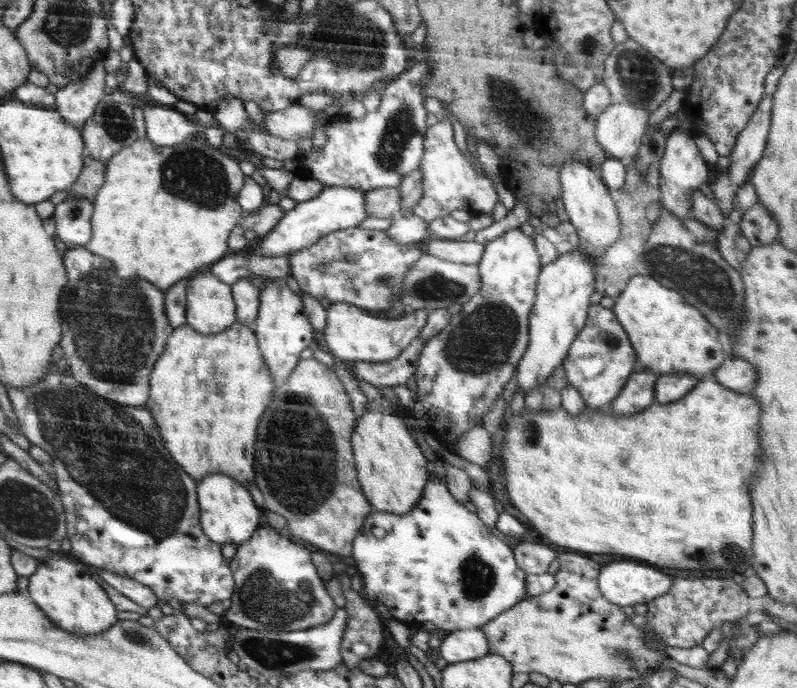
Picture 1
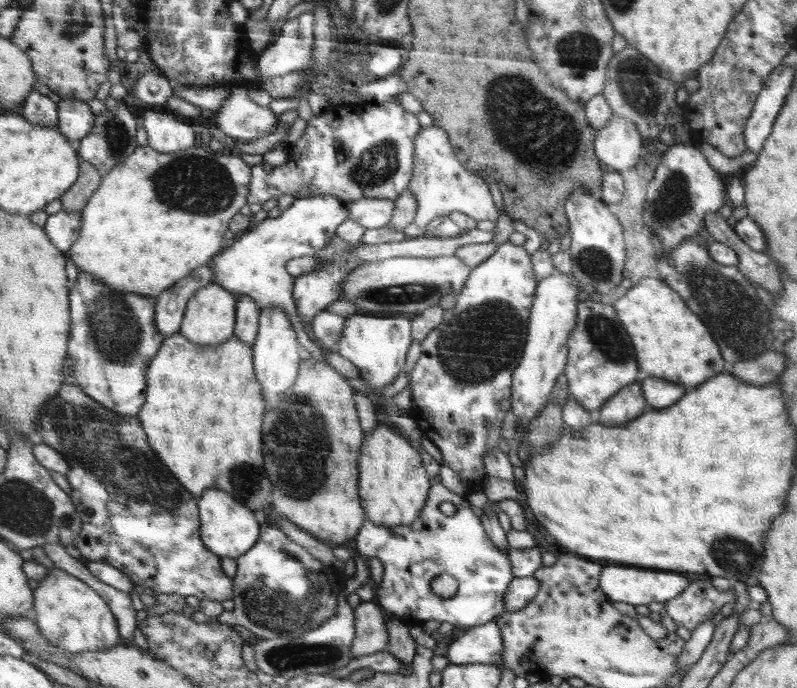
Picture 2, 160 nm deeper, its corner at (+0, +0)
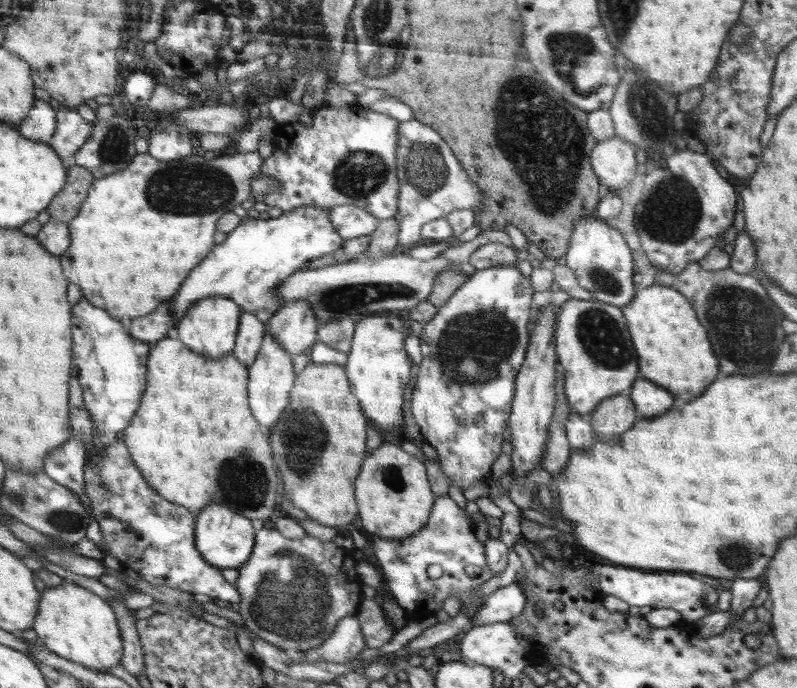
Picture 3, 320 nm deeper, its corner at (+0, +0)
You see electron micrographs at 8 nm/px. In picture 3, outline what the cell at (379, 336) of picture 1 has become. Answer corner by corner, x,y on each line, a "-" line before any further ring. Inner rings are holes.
376,314
357,320
355,332
352,338
350,352
347,354
345,371
349,374
349,380
353,387
353,393
361,402
362,410
368,415
372,426
376,429
392,430
400,426
402,422
402,404
404,404
404,386
408,384
410,376
410,362
408,354
404,350
404,334
408,332
408,326
402,324
400,318

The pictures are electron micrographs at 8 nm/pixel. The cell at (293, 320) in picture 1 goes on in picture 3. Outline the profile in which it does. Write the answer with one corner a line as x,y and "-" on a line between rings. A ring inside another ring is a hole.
265,331
254,365
249,367
249,378
250,406
254,406
254,414
258,414
258,422
261,423
263,432
270,432
270,428
274,428
281,418
282,410
288,405
288,392
294,384
294,370
290,354
268,331

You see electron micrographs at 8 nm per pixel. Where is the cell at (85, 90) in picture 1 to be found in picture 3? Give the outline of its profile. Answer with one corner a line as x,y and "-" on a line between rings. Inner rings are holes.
61,107
57,112
57,130
49,144
62,161
71,165
74,156
93,134
95,123
86,121
76,108

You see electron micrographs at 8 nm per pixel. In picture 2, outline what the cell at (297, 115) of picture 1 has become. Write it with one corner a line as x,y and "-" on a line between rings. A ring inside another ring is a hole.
239,86
231,90
215,115
216,126
224,134
239,142
248,142
268,136
278,124
278,115
269,107
260,107
248,97
248,88

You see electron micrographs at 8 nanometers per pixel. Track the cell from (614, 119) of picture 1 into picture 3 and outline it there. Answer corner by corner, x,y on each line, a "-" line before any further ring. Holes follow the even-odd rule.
615,135
597,144
592,150
593,170
602,177
605,192
618,192
636,174
636,150
632,142

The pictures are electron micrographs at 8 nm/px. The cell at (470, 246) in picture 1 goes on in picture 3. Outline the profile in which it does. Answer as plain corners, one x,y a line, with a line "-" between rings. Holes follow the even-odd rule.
493,242
479,246
469,256
469,263
477,270
494,268
495,266
516,266
518,259
514,247
504,243

